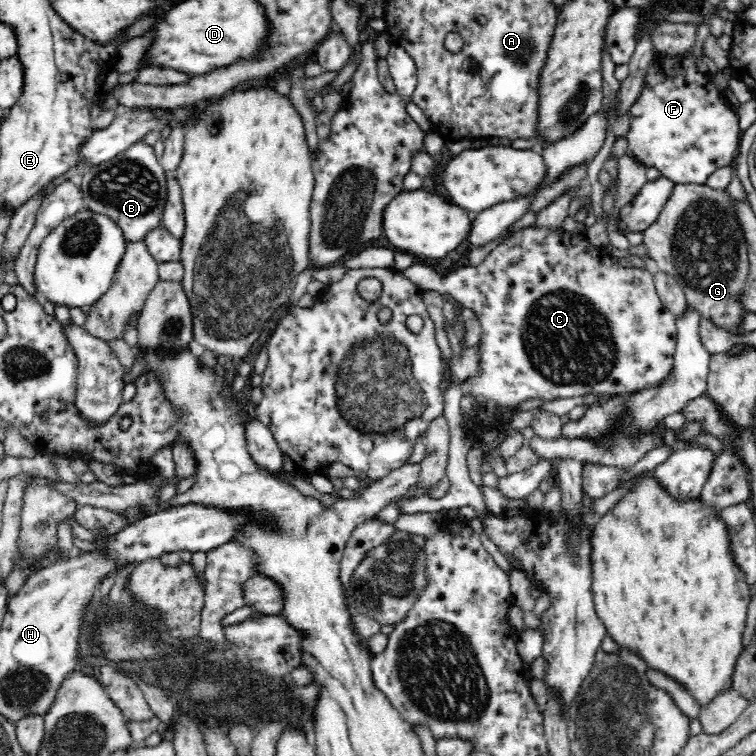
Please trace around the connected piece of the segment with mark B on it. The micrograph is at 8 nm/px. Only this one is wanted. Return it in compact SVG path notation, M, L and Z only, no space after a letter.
M144 141L130 146L130 148L114 156L112 160L93 166L86 170L78 180L78 189L82 195L84 208L96 213L106 215L112 219L127 241L136 242L144 240L148 232L160 226L164 204L166 202L166 176L161 163L158 163L154 155L154 148L145 144Z

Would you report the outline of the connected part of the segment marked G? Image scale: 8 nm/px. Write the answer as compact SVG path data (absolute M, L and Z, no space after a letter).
M706 183L674 184L658 218L642 232L647 258L655 260L658 270L669 274L683 288L687 301L703 316L724 330L732 330L742 322L742 305L738 294L748 277L748 245L740 223L734 217L725 189L710 188Z

